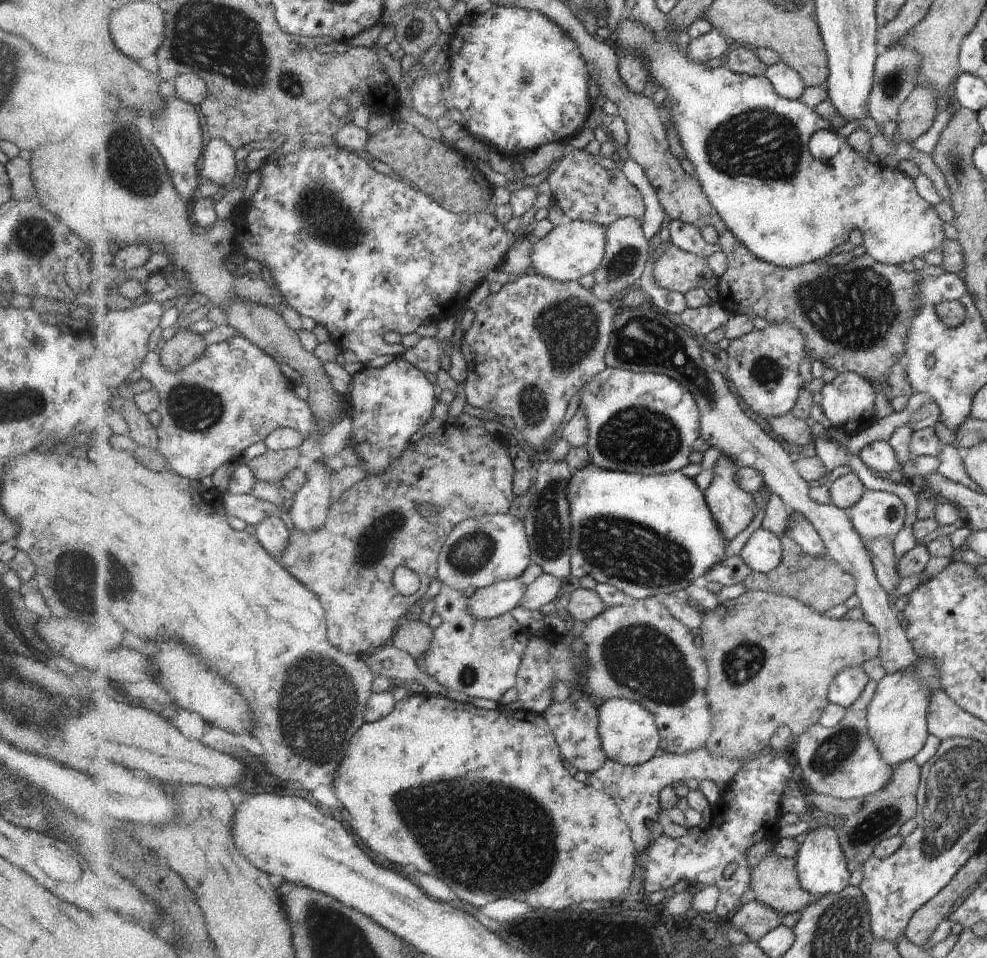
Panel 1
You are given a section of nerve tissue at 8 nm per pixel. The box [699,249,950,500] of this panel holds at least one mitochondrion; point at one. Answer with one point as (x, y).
(855, 310)

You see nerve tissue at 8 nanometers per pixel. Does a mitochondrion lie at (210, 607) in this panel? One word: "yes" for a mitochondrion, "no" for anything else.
no

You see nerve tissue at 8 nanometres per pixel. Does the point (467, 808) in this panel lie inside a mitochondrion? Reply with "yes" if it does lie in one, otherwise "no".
yes

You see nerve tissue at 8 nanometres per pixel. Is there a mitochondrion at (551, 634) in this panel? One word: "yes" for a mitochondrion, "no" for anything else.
no

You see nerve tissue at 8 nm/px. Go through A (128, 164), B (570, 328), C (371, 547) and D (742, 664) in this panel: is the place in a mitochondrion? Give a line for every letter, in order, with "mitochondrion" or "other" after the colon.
A: mitochondrion
B: mitochondrion
C: mitochondrion
D: mitochondrion

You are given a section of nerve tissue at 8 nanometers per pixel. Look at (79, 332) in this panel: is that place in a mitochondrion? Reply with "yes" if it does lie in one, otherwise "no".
no

